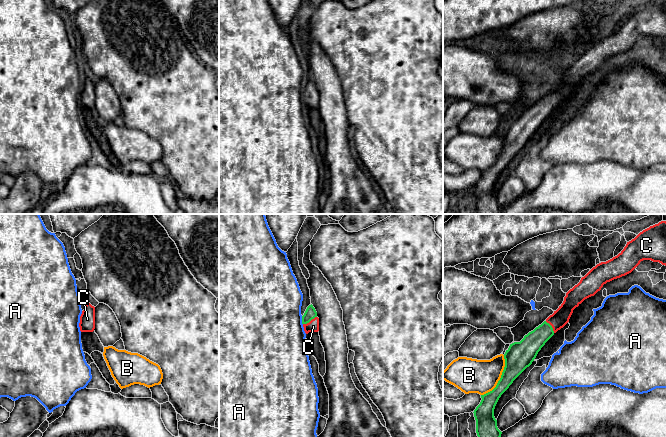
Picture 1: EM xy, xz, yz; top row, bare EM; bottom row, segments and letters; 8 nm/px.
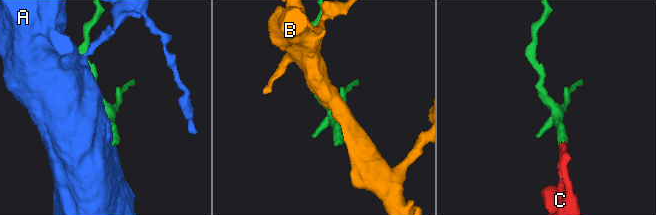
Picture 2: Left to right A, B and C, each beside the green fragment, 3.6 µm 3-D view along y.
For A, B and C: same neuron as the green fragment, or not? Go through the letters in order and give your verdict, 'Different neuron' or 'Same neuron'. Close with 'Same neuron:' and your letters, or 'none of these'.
A: Different neuron
B: Different neuron
C: Same neuron
Same neuron: C

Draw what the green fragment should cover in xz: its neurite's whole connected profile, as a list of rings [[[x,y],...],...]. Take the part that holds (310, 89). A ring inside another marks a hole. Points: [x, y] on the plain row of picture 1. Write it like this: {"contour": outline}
{"contour": [[[309,81],[302,92],[302,100],[306,110],[319,107],[319,94],[313,81]]]}

